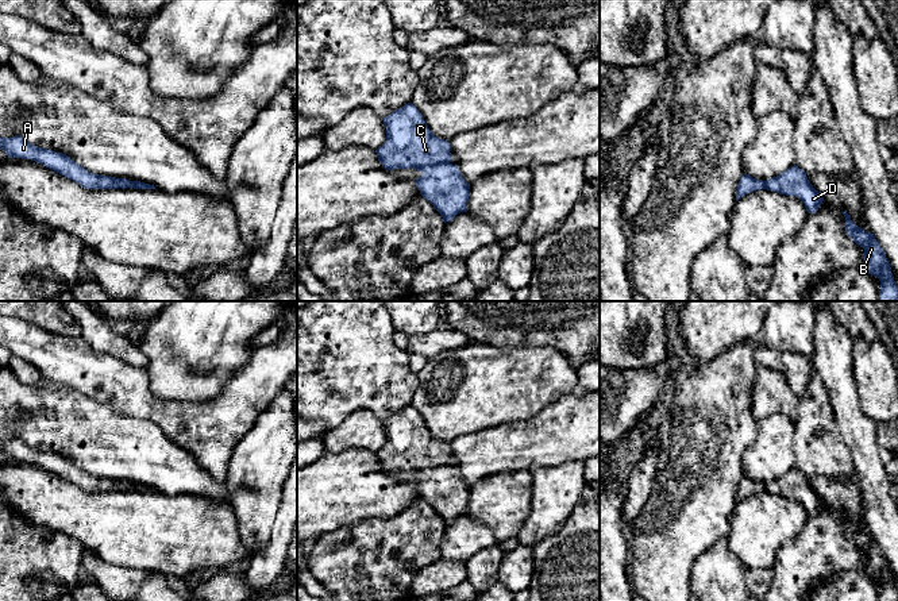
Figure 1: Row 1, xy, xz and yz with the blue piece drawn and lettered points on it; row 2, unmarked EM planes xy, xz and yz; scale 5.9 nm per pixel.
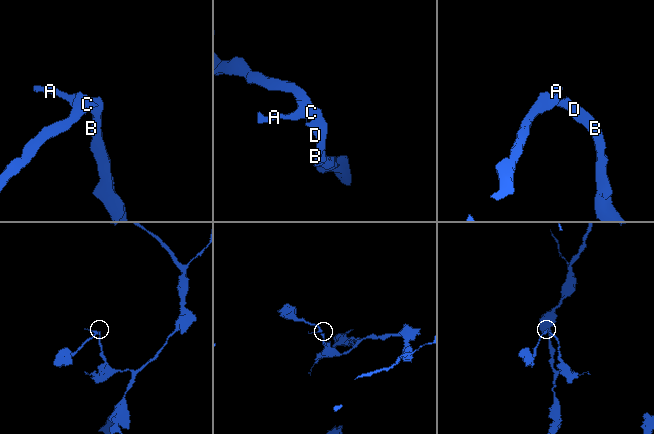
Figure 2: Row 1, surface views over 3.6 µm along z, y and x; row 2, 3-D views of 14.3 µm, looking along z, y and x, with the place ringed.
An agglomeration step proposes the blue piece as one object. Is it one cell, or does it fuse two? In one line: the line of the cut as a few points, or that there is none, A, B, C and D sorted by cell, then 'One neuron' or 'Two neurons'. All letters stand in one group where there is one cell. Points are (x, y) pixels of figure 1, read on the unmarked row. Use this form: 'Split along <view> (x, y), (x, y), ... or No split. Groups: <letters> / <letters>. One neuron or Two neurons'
No split. Groups: A B C D. One neuron

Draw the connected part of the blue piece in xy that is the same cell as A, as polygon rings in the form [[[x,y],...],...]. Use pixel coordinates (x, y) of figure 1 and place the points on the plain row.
[[[22,439],[0,440],[0,451],[11,461],[31,462],[46,470],[73,482],[85,492],[155,492],[154,488],[140,484],[130,484],[108,478],[89,475],[82,469],[76,466],[70,459],[53,452],[36,450],[26,444]]]

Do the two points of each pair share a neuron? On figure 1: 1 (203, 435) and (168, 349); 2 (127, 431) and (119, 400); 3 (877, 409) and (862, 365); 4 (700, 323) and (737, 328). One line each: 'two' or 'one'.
1: two
2: two
3: one
4: one

